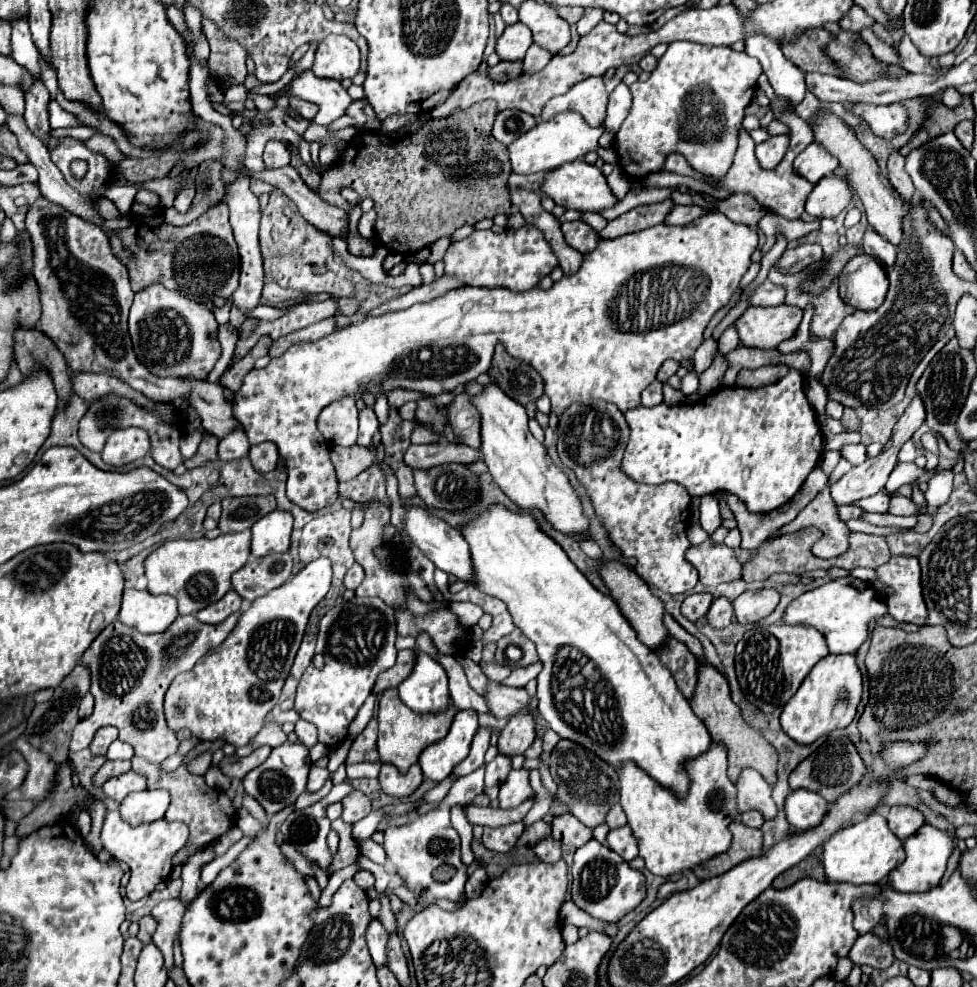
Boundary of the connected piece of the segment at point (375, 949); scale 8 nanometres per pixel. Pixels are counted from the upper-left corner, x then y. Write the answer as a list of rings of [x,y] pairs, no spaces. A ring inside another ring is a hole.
[[[373,917],[369,921],[369,927],[367,927],[367,943],[369,943],[369,951],[371,951],[371,957],[373,957],[375,965],[385,965],[387,963],[387,959],[385,959],[387,931],[385,931],[385,927],[381,925],[381,921],[377,917]]]

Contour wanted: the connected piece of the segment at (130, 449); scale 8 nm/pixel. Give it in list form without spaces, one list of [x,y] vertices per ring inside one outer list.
[[[139,427],[117,429],[115,433],[109,435],[101,455],[103,455],[103,461],[113,467],[133,463],[135,459],[149,455],[149,437]]]

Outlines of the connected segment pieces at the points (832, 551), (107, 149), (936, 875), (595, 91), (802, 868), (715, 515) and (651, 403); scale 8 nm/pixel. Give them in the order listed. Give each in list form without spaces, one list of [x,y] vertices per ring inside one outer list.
[[[827,483],[827,487],[817,493],[811,505],[807,505],[793,521],[793,531],[797,531],[799,525],[813,525],[823,531],[822,538],[817,545],[813,545],[813,553],[823,559],[841,555],[843,551],[847,551],[847,545],[849,545],[847,543],[849,529],[837,515],[837,505],[831,501],[829,487],[831,485]]]
[[[99,133],[99,135],[93,135],[91,139],[87,139],[85,143],[87,143],[87,147],[91,151],[103,153],[111,163],[119,163],[119,161],[125,159],[125,155],[119,151],[119,147],[117,147],[117,143],[115,143],[113,137],[107,137],[107,135]]]
[[[921,825],[917,833],[913,833],[911,837],[907,837],[903,841],[903,849],[905,849],[905,861],[889,873],[887,877],[887,885],[891,885],[891,889],[895,891],[909,891],[909,893],[917,893],[917,891],[927,891],[931,887],[935,887],[939,883],[939,879],[945,873],[947,867],[947,859],[953,851],[953,843],[951,837],[931,825]]]
[[[591,77],[585,81],[575,83],[565,95],[557,95],[547,101],[543,107],[541,119],[549,121],[551,117],[563,113],[563,111],[575,111],[583,115],[583,119],[591,127],[599,127],[605,119],[607,109],[607,91],[601,77]]]
[[[807,857],[807,859],[803,859],[799,865],[791,867],[789,871],[781,873],[779,877],[775,877],[773,887],[775,887],[775,889],[789,887],[791,883],[799,881],[801,877],[813,877],[813,879],[817,879],[817,881],[823,881],[823,879],[825,879],[825,873],[823,873],[823,865],[821,865],[821,861],[817,861],[815,857]]]
[[[715,495],[699,497],[699,511],[701,511],[701,527],[711,535],[721,525],[719,501],[715,499]]]
[[[653,381],[651,383],[651,393],[641,393],[641,405],[643,407],[655,407],[663,403],[663,393],[661,393],[661,383]]]

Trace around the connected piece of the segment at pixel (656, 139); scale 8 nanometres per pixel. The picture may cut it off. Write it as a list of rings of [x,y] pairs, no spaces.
[[[689,41],[669,43],[651,77],[647,81],[635,81],[629,87],[633,107],[615,137],[623,171],[633,179],[641,179],[661,171],[665,157],[677,151],[687,157],[693,169],[723,177],[733,163],[737,131],[745,117],[745,107],[755,95],[761,73],[755,57],[737,53],[731,47]]]

